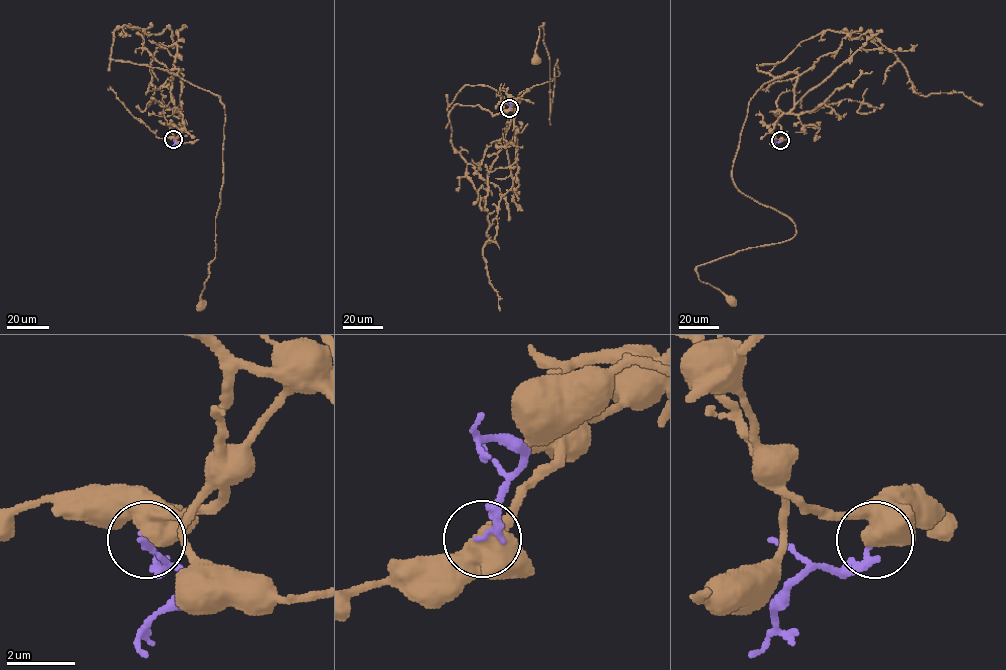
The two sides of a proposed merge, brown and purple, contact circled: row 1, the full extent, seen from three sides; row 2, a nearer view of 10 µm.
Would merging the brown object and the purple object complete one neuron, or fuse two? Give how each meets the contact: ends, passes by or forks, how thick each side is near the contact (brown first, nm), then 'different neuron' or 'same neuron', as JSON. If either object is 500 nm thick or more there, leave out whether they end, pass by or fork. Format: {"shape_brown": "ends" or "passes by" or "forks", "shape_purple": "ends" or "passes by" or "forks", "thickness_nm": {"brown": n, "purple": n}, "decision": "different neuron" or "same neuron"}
{"thickness_nm": {"brown": 800, "purple": 160}, "decision": "different neuron"}

